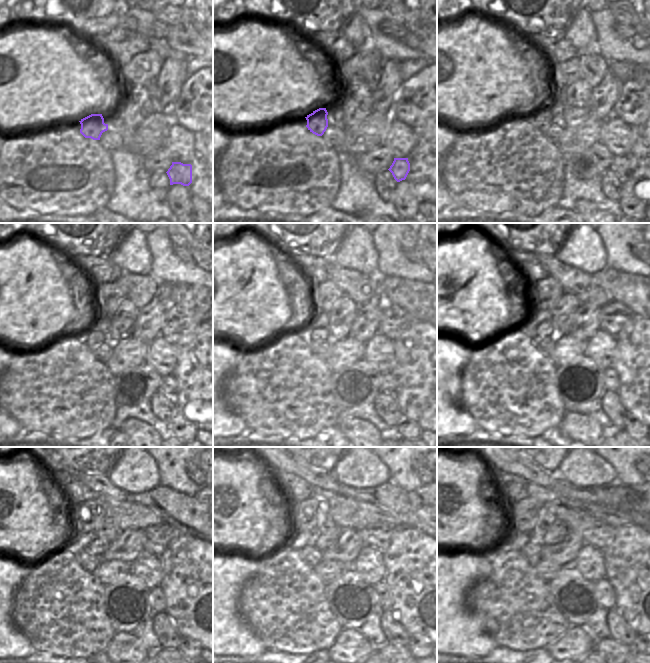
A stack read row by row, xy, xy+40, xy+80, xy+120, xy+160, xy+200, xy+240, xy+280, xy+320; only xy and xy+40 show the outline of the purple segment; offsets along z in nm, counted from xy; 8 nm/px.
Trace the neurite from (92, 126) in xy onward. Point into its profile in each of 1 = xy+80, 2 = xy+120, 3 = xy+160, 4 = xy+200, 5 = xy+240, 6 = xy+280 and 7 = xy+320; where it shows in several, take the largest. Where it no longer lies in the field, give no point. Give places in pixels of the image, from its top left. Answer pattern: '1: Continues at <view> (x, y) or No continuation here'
1: Continues at xy+80 (542, 113)
2: Continues at xy+120 (95, 337)
3: Continues at xy+160 (318, 334)
4: Continues at xy+200 (544, 329)
5: Continues at xy+240 (98, 546)
6: Continues at xy+280 (329, 536)
7: Continues at xy+320 (557, 531).

